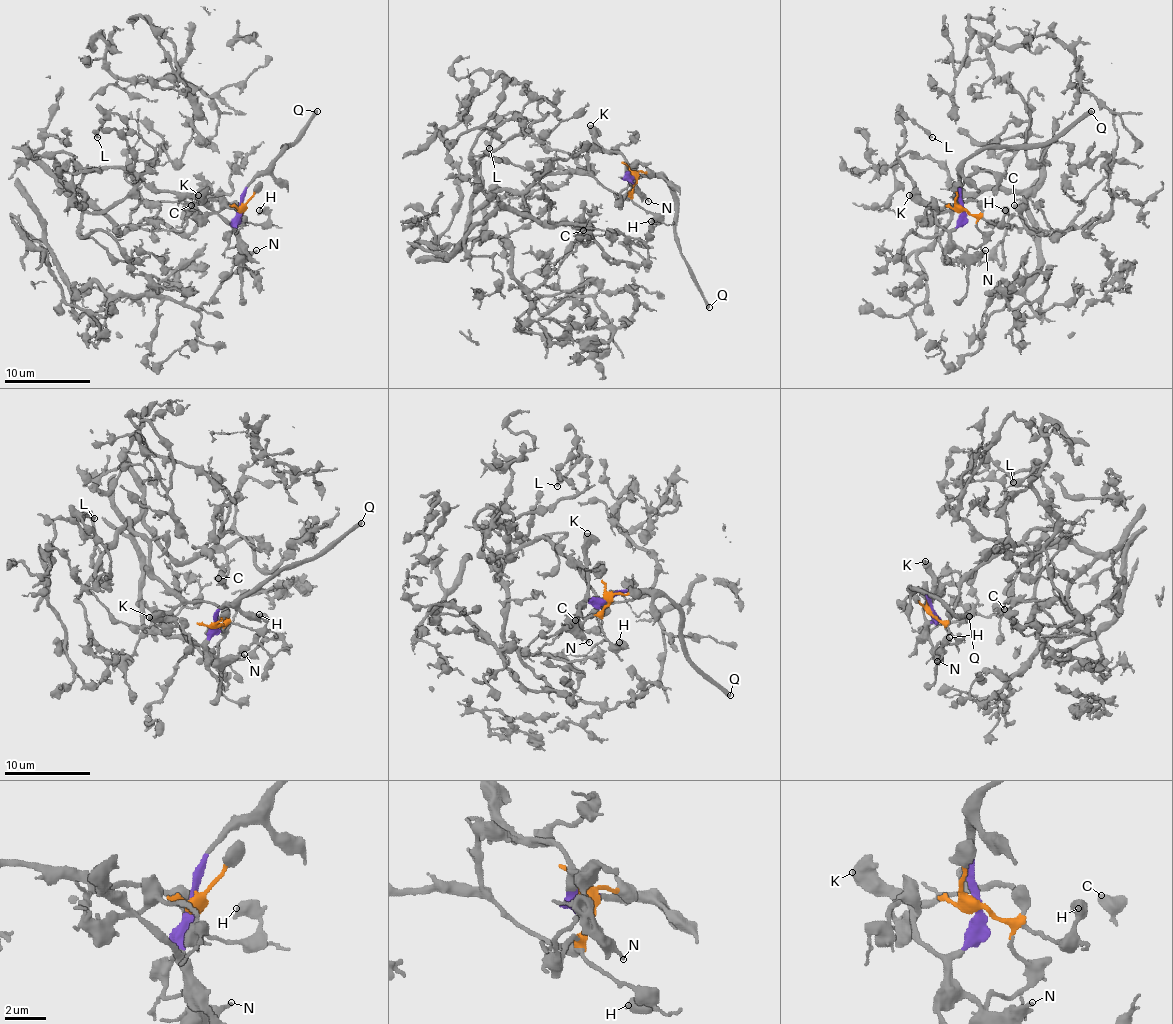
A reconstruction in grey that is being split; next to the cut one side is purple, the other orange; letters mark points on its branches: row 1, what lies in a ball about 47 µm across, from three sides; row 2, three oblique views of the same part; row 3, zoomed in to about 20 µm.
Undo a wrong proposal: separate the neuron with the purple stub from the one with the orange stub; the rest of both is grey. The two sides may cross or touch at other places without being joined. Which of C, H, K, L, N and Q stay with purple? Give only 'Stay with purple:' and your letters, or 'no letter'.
Stay with purple: K, N, Q

